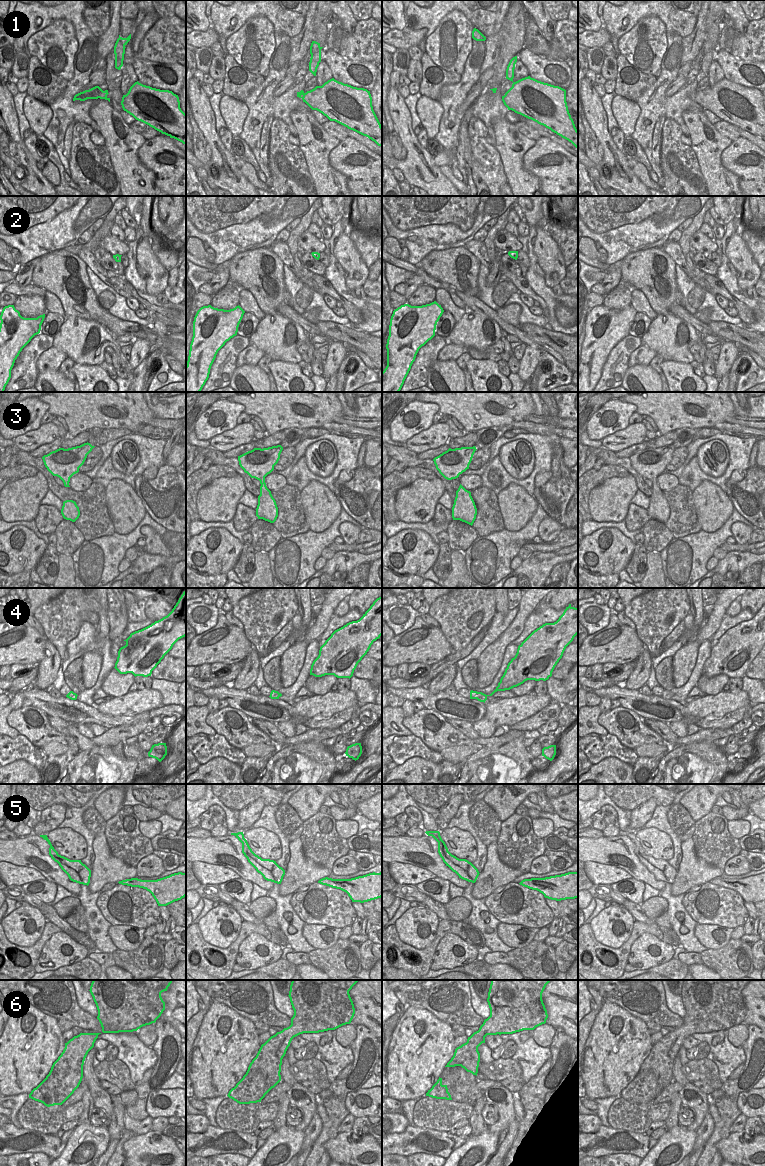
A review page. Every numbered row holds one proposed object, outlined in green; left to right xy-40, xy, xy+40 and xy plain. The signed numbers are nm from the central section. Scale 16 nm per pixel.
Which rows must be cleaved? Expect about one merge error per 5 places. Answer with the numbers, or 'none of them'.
none of them

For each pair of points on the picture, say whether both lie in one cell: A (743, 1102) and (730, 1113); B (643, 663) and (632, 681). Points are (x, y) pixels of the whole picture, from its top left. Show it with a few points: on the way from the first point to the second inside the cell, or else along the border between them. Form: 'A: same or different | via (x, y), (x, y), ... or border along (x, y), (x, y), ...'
A: different | border along (752, 1088), (738, 1096), (740, 1113)
B: same | via (641, 667), (640, 673), (636, 677)

